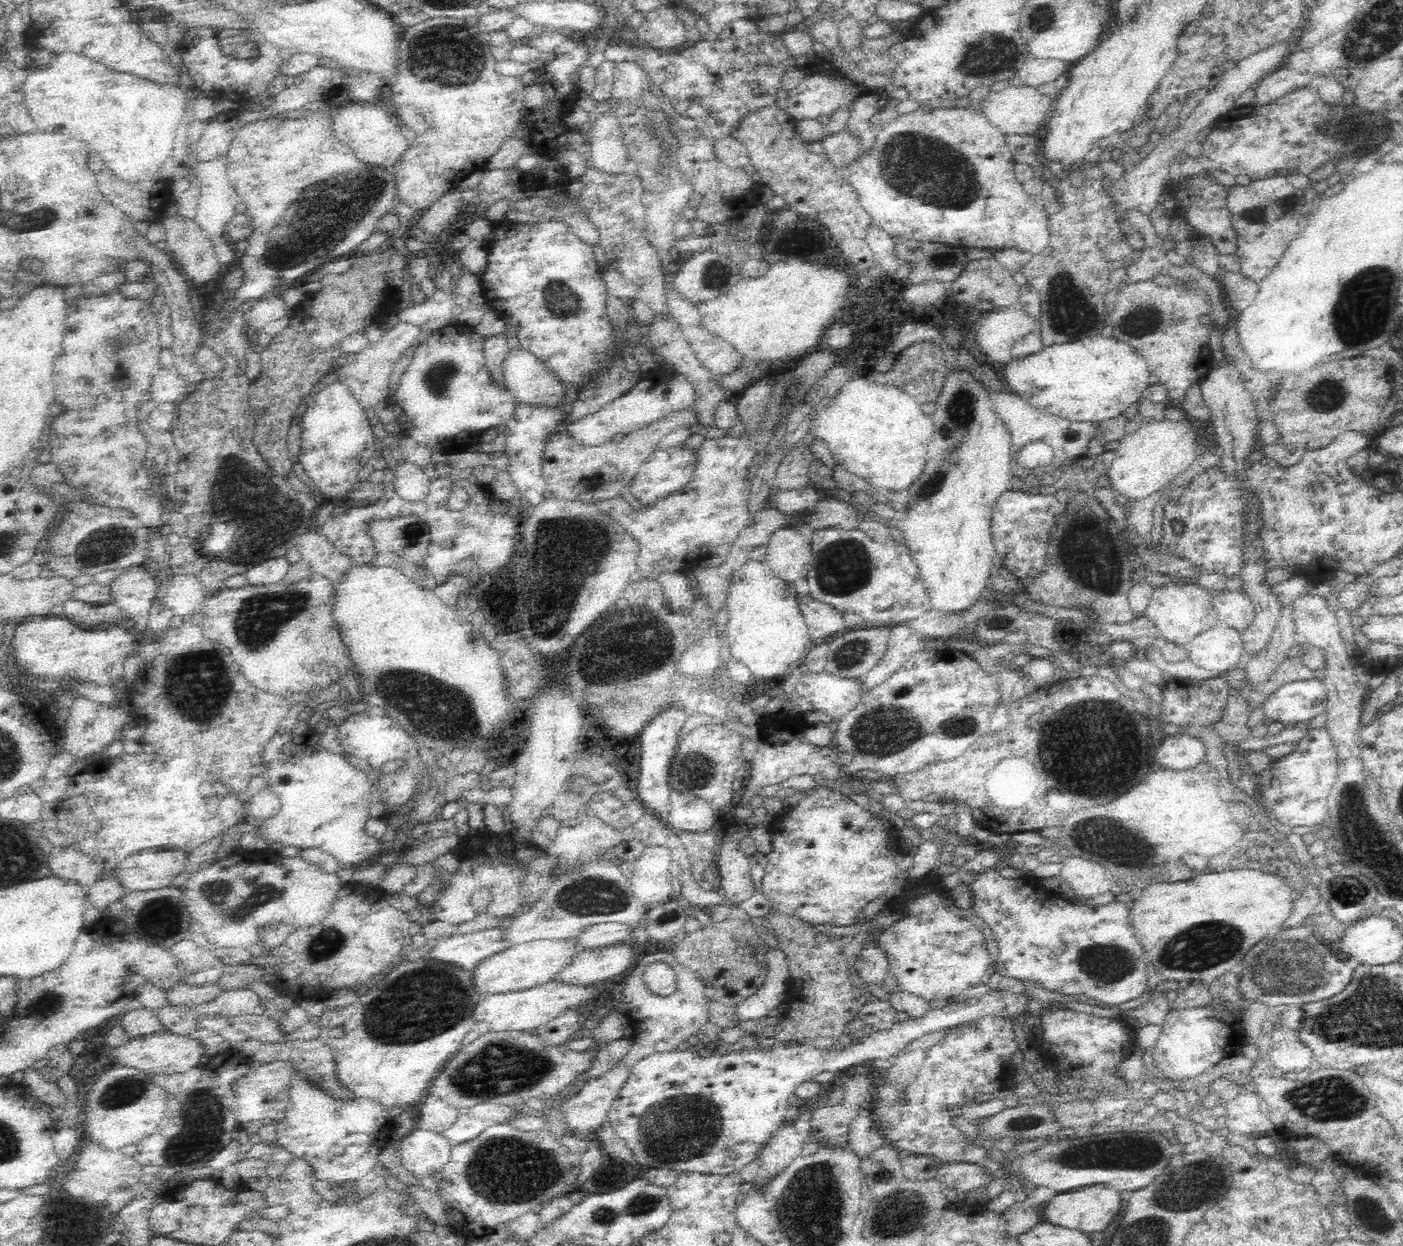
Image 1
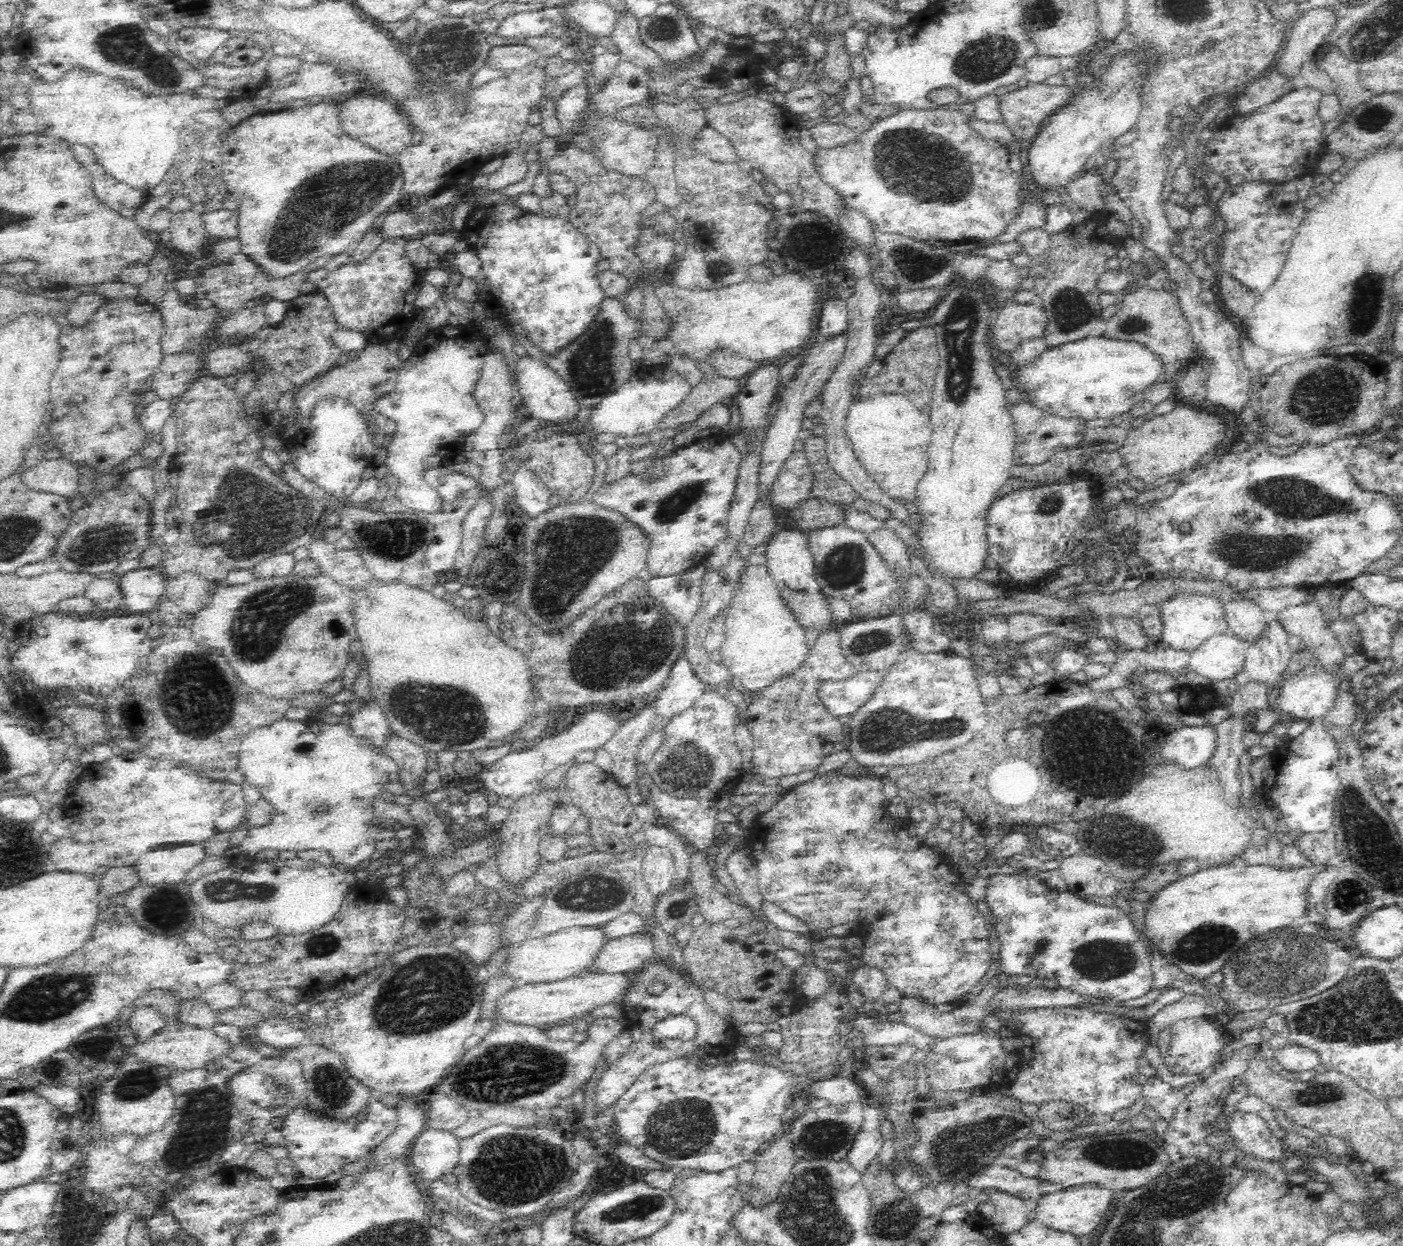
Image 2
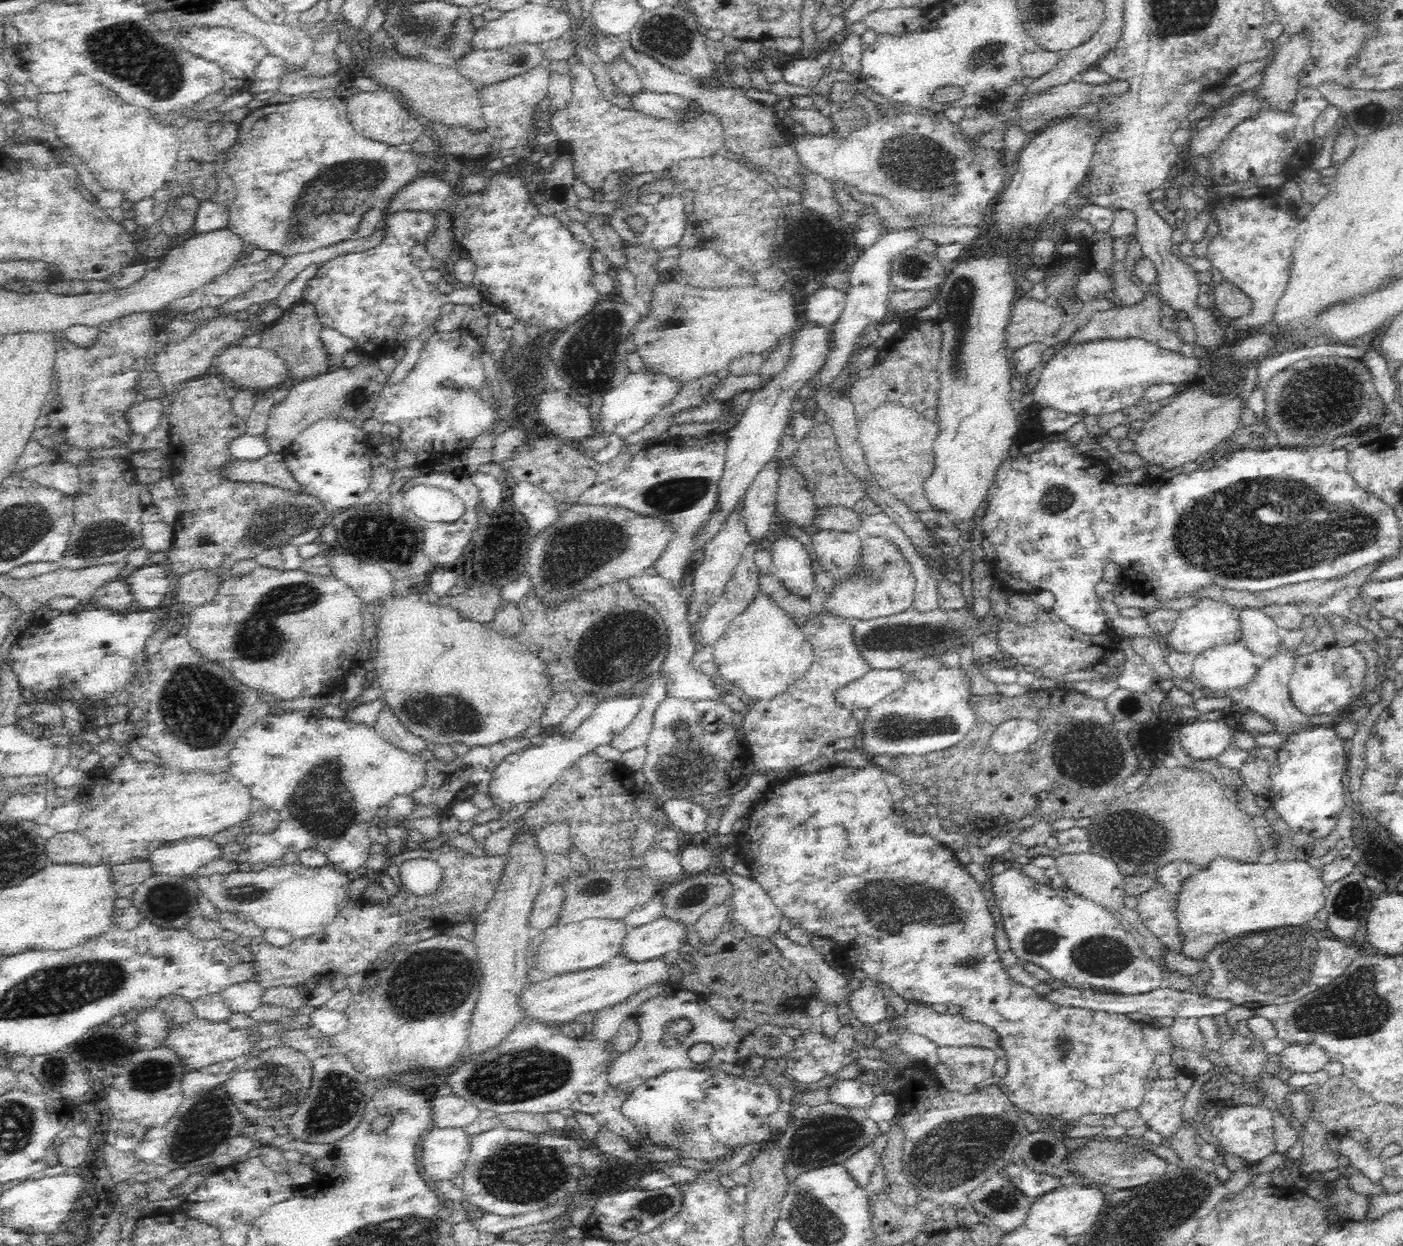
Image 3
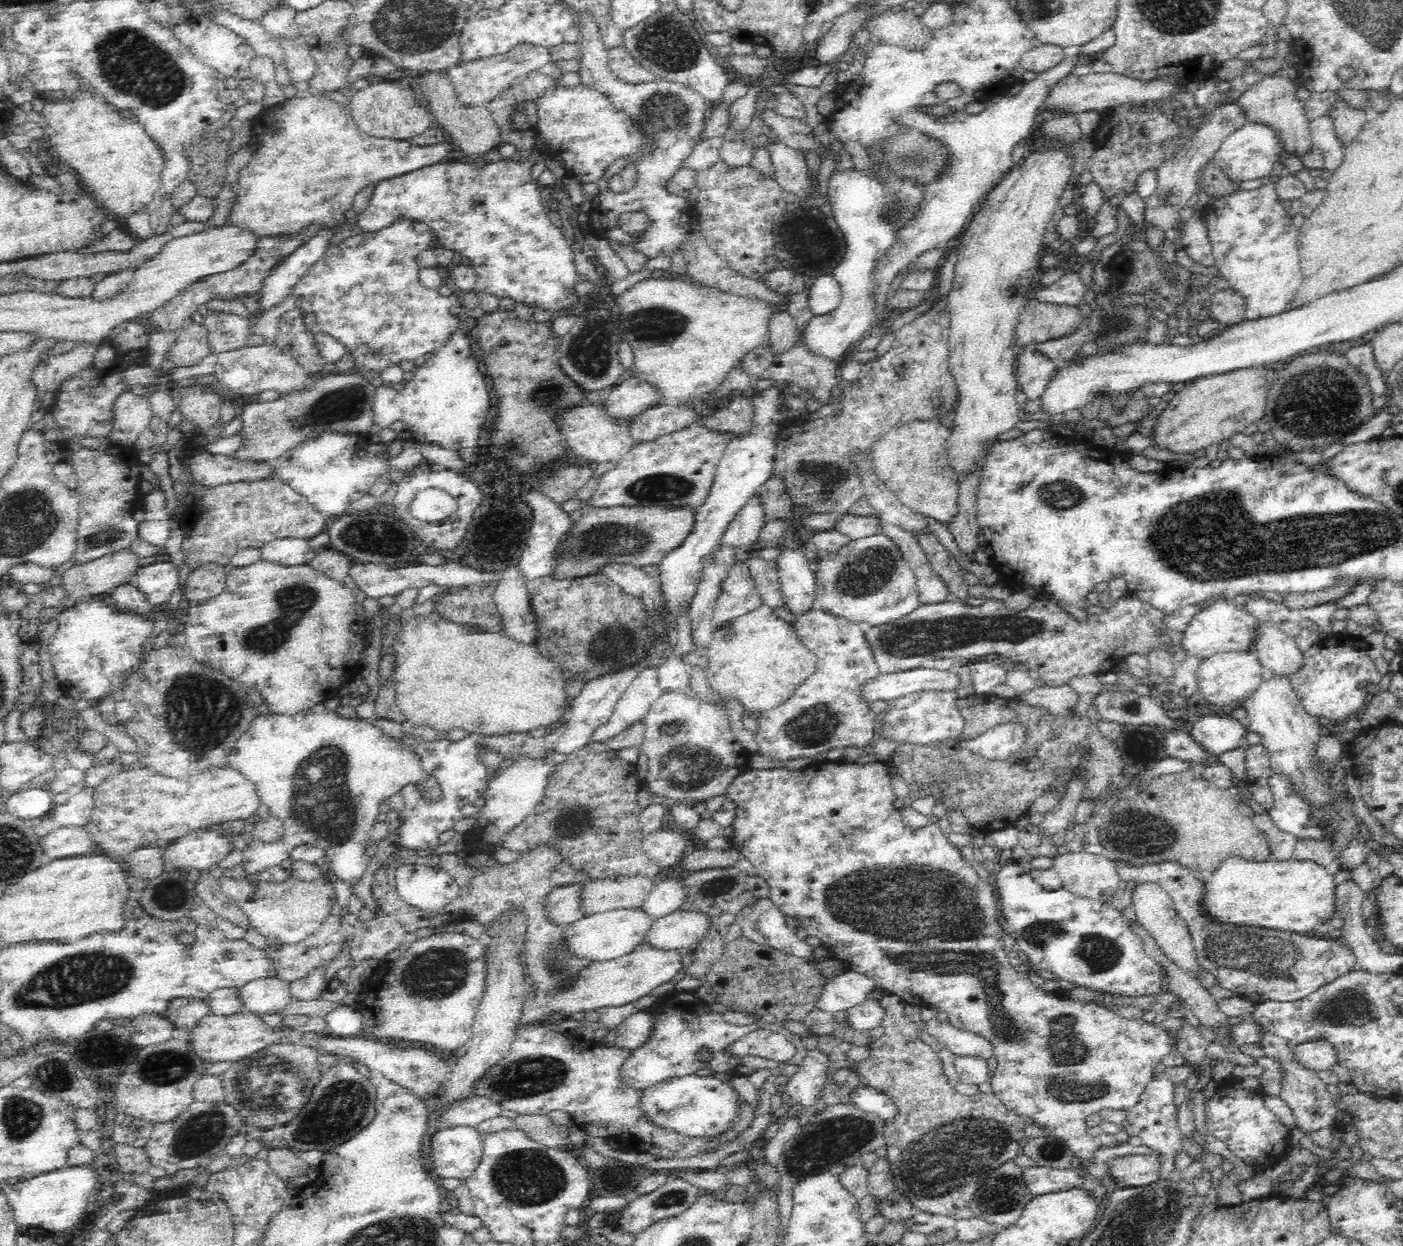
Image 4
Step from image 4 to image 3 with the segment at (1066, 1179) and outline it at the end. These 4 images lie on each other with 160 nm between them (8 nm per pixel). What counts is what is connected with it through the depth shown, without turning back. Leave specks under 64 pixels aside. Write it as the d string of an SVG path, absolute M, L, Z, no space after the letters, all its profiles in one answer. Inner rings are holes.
M1010 1162L1004 1166L1002 1171L1008 1182L1014 1184L1026 1197L1034 1200L1060 1186L1060 1177L1050 1173L1034 1172L1025 1165L1016 1165Z

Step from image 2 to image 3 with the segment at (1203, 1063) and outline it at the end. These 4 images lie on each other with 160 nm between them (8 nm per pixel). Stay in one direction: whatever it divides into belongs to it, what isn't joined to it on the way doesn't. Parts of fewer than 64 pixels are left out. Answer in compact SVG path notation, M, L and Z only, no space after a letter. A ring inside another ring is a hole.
M1178 1017L1168 1029L1175 1046L1182 1051L1194 1052L1204 1059L1207 1058L1209 1049L1206 1047L1206 1038L1200 1030L1198 1018Z

